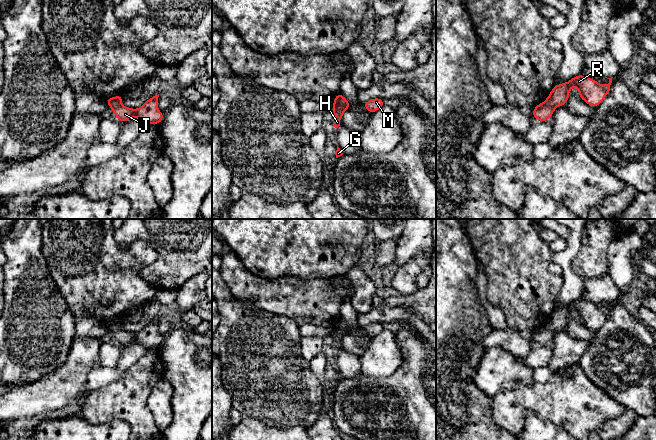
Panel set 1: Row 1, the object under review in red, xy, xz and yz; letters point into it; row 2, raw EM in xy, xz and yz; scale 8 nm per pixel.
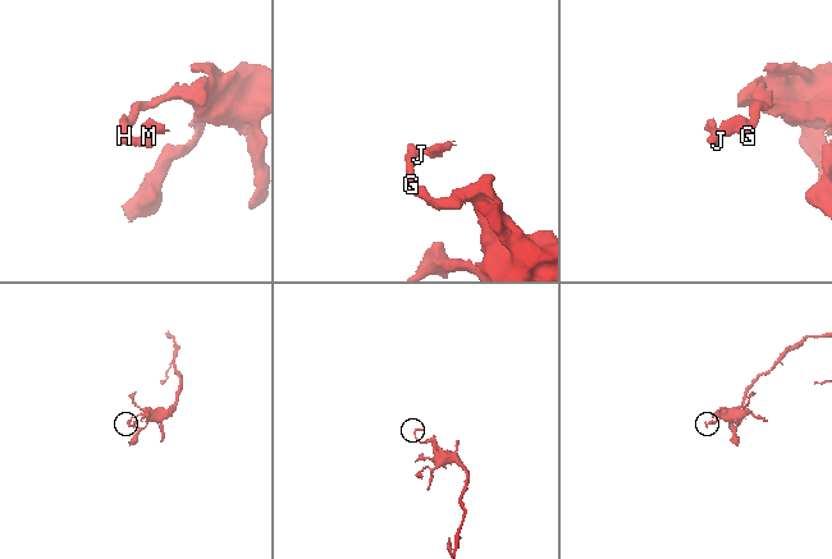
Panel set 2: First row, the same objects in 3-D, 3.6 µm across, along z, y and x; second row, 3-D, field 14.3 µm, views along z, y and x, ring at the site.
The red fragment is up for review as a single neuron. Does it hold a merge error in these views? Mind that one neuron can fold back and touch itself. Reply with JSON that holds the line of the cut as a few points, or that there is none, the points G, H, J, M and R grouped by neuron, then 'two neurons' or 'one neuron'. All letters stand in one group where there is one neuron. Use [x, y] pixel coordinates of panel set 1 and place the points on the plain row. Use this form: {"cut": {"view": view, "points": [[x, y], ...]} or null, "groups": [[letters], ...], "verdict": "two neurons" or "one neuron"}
{"cut": {"view": "xz", "points": [[334, 327], [344, 334]]}, "groups": [["G", "H", "R"], ["J", "M"]], "verdict": "two neurons"}

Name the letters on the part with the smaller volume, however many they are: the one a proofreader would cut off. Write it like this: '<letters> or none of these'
J, M

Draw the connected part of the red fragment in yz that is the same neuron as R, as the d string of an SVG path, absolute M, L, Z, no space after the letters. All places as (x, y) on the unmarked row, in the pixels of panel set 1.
M582 298L575 300L570 305L555 309L544 327L556 332L566 329L569 323L569 315L575 310L579 314L579 321L592 331L597 331L603 326L606 319L610 315L612 302L607 302L607 309L600 309L596 304L583 300Z

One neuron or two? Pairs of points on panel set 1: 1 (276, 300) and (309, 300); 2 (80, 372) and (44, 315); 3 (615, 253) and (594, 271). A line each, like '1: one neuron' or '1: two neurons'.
1: one neuron
2: two neurons
3: two neurons

